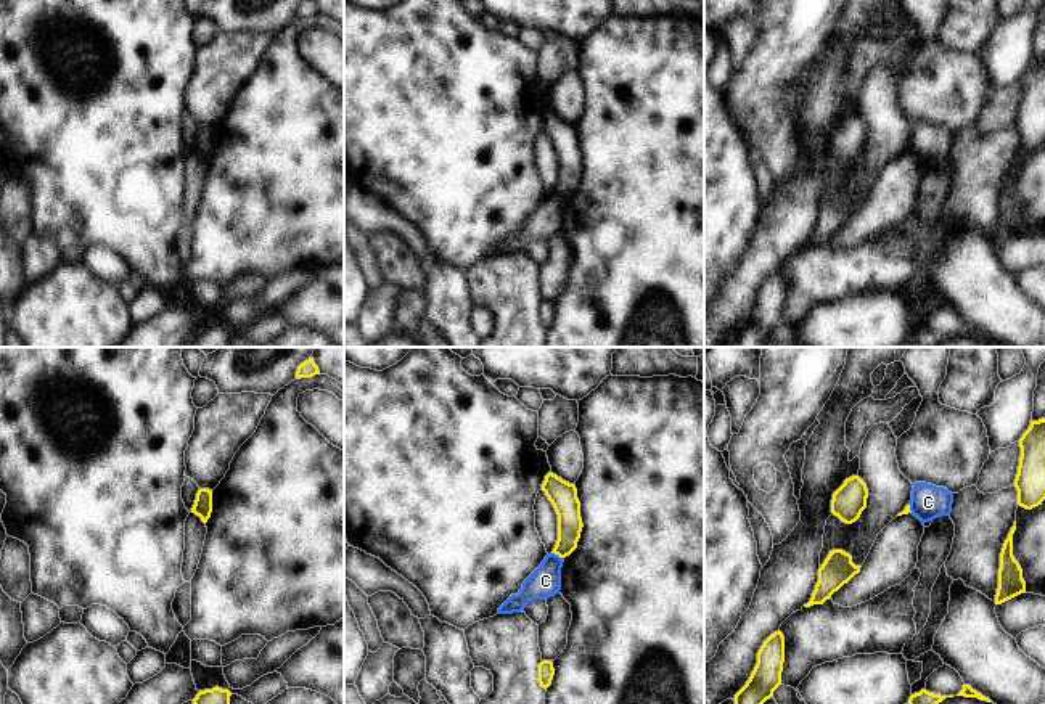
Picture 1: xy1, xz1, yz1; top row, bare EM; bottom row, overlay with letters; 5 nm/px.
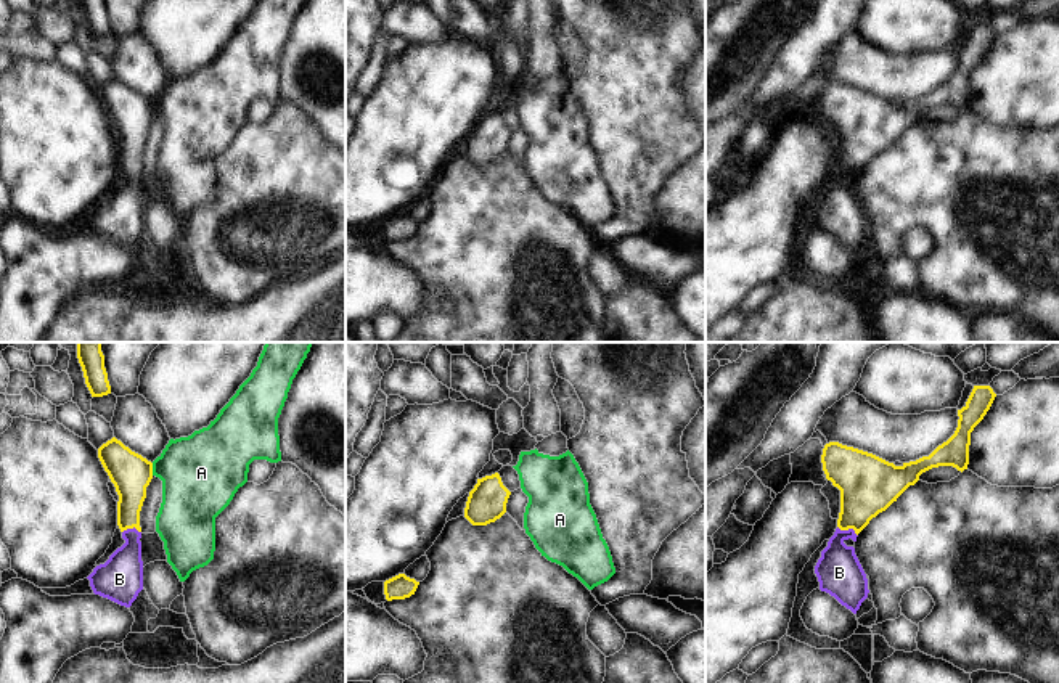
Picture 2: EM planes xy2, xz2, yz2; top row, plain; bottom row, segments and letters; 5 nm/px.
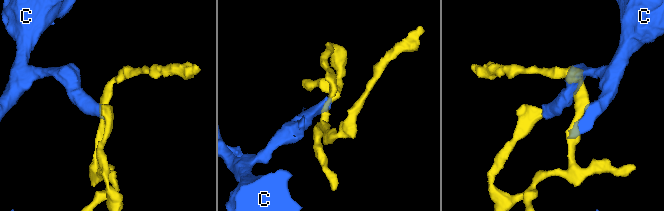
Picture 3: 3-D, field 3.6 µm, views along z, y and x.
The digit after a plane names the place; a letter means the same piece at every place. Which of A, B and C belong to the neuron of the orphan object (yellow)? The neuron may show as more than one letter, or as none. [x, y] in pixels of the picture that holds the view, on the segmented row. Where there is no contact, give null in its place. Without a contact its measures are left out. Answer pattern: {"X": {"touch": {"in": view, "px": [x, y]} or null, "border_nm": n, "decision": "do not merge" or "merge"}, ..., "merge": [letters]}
{"A": {"touch": {"in": "xy2", "px": [151, 470]}, "border_nm": 60, "decision": "do not merge"}, "B": {"touch": {"in": "yz2", "px": [849, 527]}, "border_nm": 120, "decision": "merge"}, "C": {"touch": {"in": "xz1", "px": [558, 555]}, "border_nm": 70, "decision": "do not merge"}, "merge": ["B"]}

